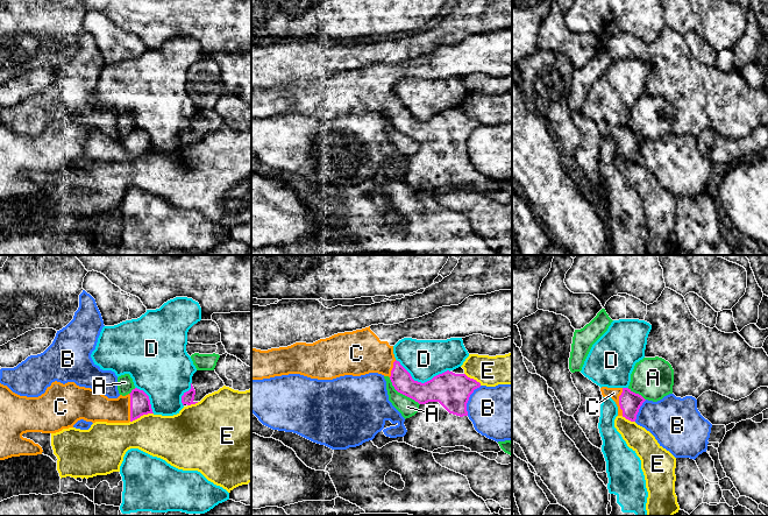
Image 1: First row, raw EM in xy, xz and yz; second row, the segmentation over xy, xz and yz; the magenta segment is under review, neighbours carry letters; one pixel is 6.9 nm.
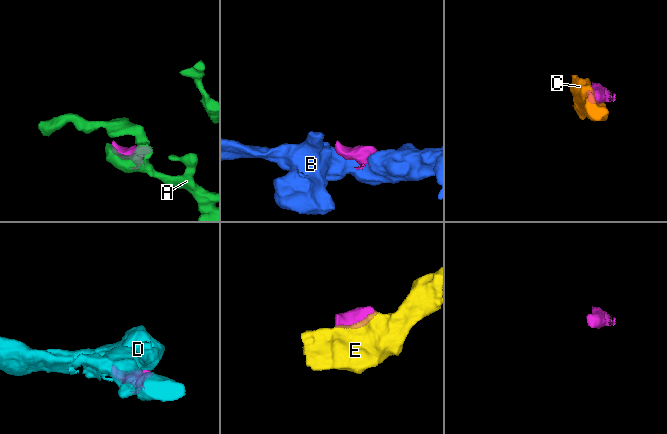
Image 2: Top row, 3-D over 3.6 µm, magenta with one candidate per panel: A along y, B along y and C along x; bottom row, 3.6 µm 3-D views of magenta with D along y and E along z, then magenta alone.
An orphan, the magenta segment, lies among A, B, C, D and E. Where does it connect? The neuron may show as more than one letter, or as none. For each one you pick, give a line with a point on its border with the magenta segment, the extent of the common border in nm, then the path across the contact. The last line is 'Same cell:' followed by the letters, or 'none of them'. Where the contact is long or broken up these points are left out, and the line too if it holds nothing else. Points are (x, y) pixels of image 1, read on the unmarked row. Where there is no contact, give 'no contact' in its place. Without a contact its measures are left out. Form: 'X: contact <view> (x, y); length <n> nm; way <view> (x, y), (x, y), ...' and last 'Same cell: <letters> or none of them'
C: contact xy (130, 147); length 190 nm; way xy (140, 143), (130, 147), (94, 146)
Same cell: C

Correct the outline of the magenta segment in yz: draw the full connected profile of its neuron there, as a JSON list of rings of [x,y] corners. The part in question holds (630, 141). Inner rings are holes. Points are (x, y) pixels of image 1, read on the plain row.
[[[581,111],[573,112],[571,118],[581,133],[581,144],[573,156],[589,181],[600,189],[603,179],[598,162],[603,137],[611,136],[618,146],[618,155],[623,155],[631,161],[635,161],[639,148],[646,140],[641,134],[633,132],[628,127],[600,127]]]

